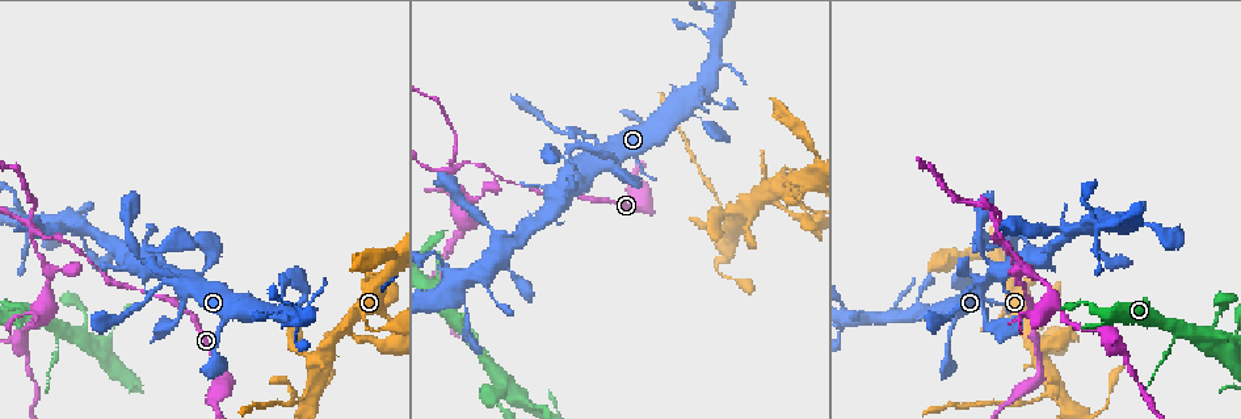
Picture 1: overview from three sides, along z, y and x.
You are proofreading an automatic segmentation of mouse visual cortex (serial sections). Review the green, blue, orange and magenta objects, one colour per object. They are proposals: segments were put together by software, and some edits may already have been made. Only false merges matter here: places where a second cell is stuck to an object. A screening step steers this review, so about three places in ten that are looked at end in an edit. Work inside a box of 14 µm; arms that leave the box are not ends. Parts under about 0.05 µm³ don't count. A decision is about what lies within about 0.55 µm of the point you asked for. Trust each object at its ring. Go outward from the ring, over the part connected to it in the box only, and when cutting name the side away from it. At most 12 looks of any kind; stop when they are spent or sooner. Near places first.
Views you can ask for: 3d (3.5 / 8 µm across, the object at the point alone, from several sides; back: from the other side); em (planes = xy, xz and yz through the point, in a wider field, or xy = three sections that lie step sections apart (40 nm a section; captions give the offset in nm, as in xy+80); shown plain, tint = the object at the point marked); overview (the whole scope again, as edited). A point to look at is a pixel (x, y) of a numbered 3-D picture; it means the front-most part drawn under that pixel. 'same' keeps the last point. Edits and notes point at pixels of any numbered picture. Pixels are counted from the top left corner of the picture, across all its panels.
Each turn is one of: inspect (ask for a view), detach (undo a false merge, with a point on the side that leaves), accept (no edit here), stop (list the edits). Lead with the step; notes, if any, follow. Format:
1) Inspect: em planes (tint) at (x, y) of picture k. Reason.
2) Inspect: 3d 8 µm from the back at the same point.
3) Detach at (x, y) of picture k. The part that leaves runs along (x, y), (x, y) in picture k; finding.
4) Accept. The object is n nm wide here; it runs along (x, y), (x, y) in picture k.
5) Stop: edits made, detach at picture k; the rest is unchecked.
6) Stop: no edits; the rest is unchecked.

Inspect: 3d 3.5 µm at (803, 176) of picture 1. Four-way junction.

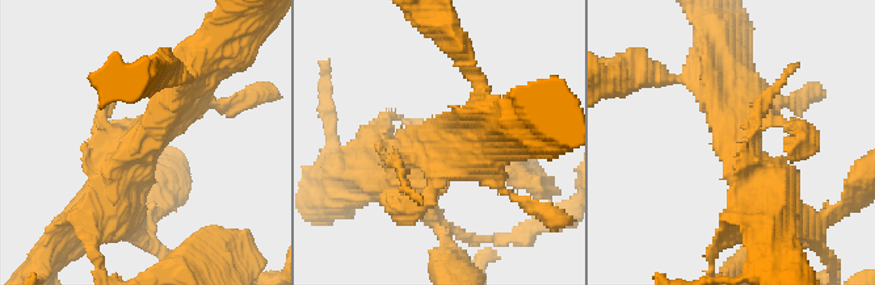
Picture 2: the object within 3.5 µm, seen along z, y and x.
Inspect: em xy step 5 (tint) at (739, 133) of picture 2. Need the tissue.

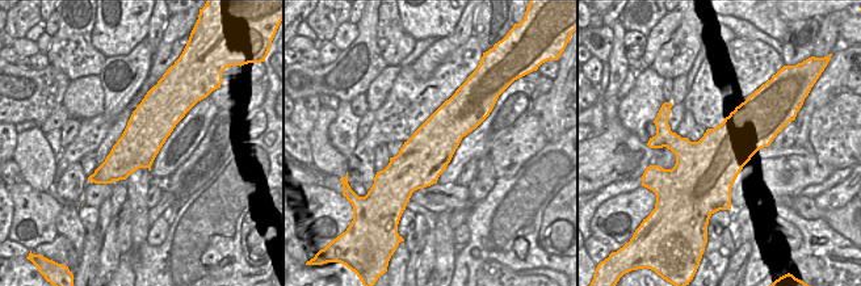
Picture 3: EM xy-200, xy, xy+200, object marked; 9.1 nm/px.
Accept. It runs along (102, 208), (184, 79) in picture 2; continuous, no second cell.

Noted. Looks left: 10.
Inspect: 3d 8 µm at (720, 134) of picture 1. Sharp bend.

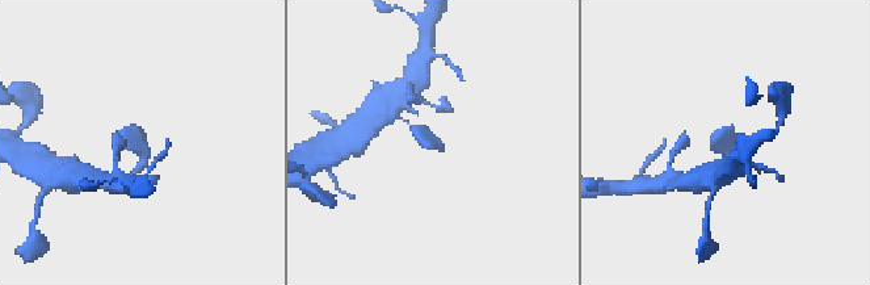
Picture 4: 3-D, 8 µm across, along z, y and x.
Inspect: 3d 3.5 µm at (434, 138) of picture 4. Closer look.

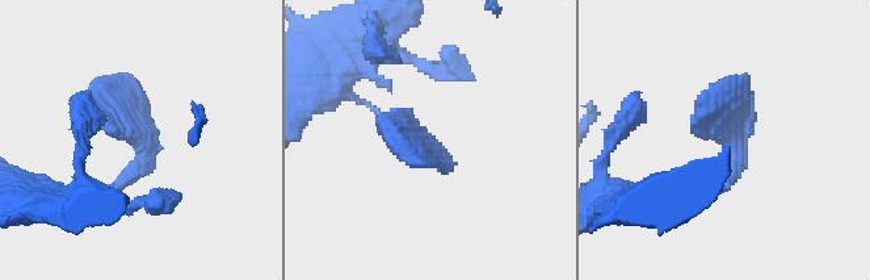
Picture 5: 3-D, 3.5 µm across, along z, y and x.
Inspect: em xy step 5 (tint) at (424, 144) of picture 5. Now the EM.

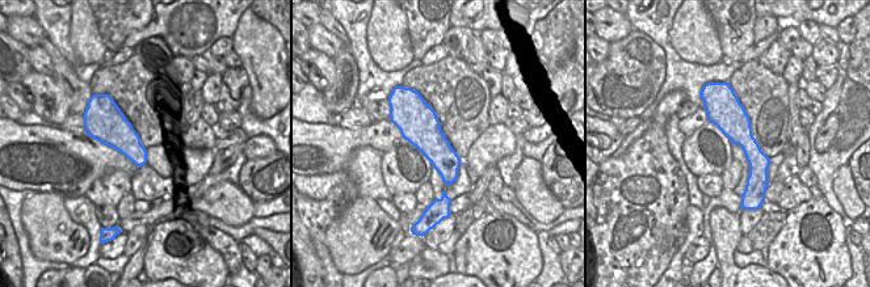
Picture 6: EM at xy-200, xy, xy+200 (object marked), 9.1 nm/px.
Accept. One cell here.

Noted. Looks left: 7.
Inspect: 3d 3.5 µm at (1031, 400) of picture 1. Thin neck.

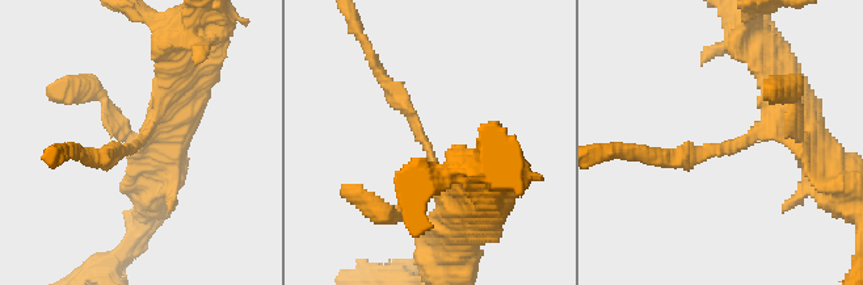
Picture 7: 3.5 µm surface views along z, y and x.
Inspect: em planes (tint) at (132, 147) of picture 7. The arms are 200, 250 nm wide.

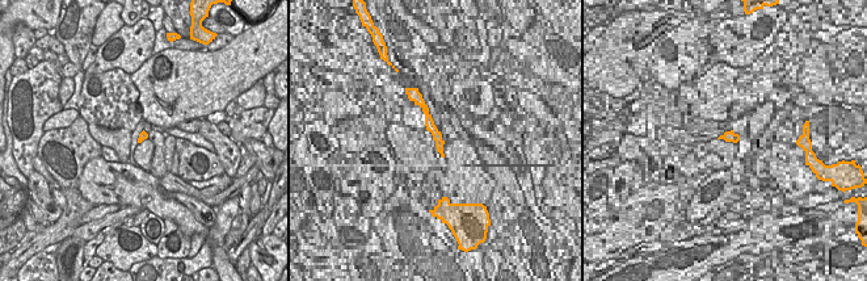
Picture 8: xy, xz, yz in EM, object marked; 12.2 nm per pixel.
Detach at (703, 155) of picture 7. Two cells meet here.

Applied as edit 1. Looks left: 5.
Inspect: 3d 8 µm at (82, 340) of picture 1. Sharp bend.

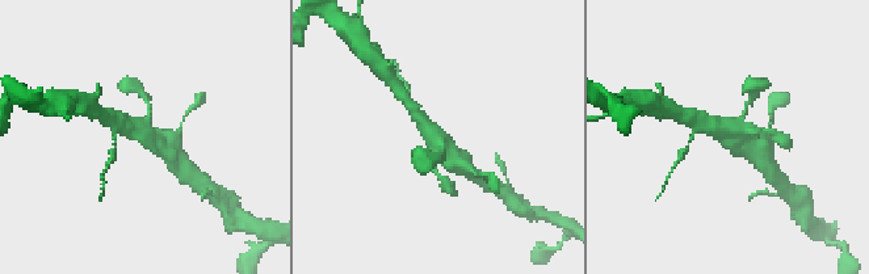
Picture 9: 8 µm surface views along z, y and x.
Inspect: 3d 3.5 µm at (147, 136) of picture 9.

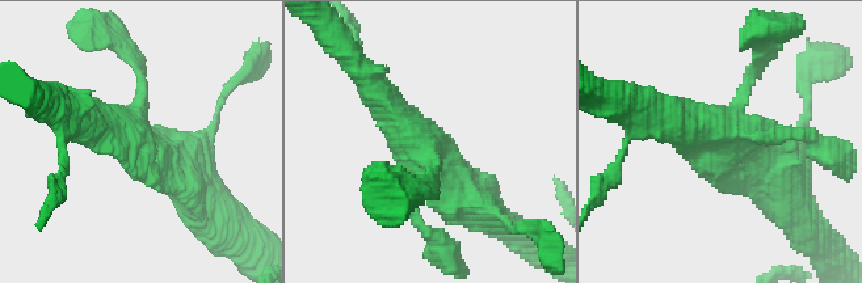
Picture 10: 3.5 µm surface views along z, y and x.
Inspect: em xy step 1 (tint) at (132, 140) of picture 10. Shape alone is not enough.

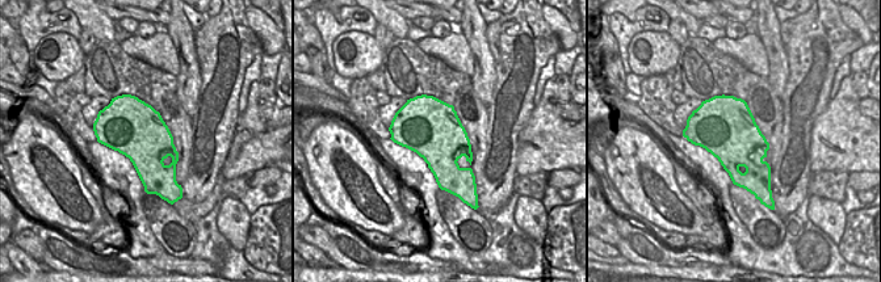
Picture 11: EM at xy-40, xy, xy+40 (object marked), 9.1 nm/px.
Accept. It runs along (378, 96), (427, 163), (483, 210) in picture 10; one cell here.

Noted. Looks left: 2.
Stop: edits made, detach at picture 7; the rest is unchecked.

